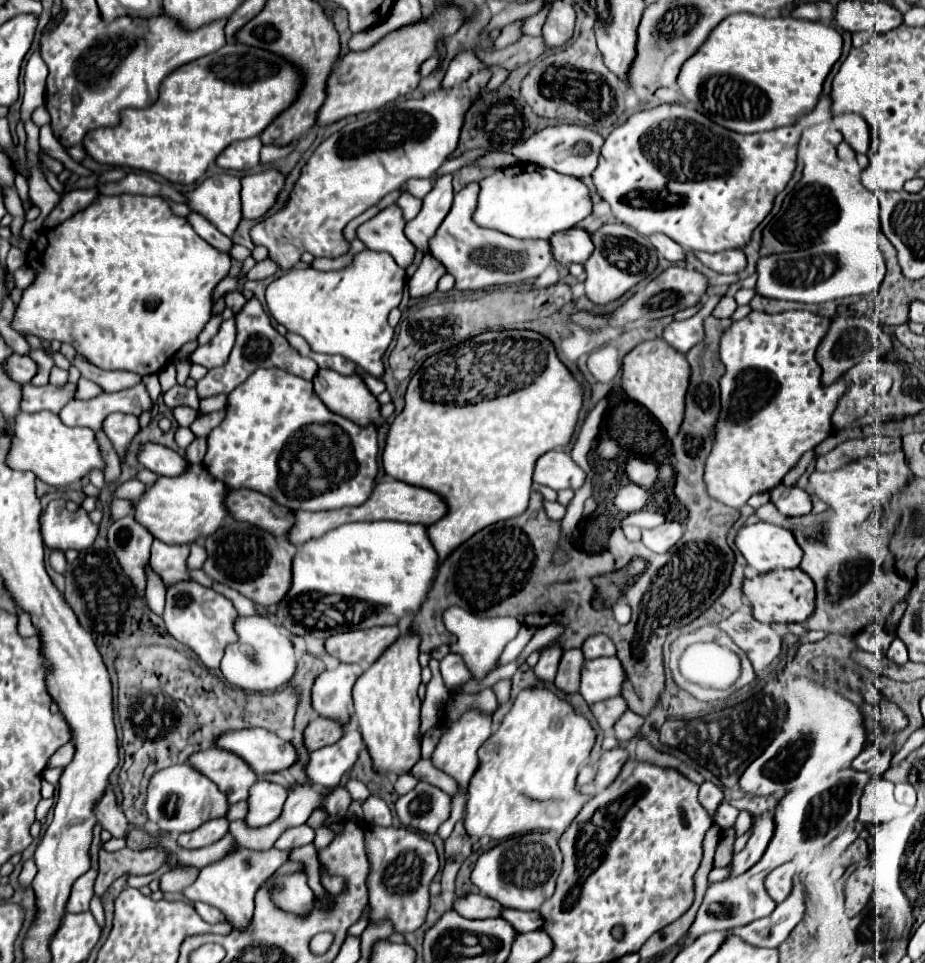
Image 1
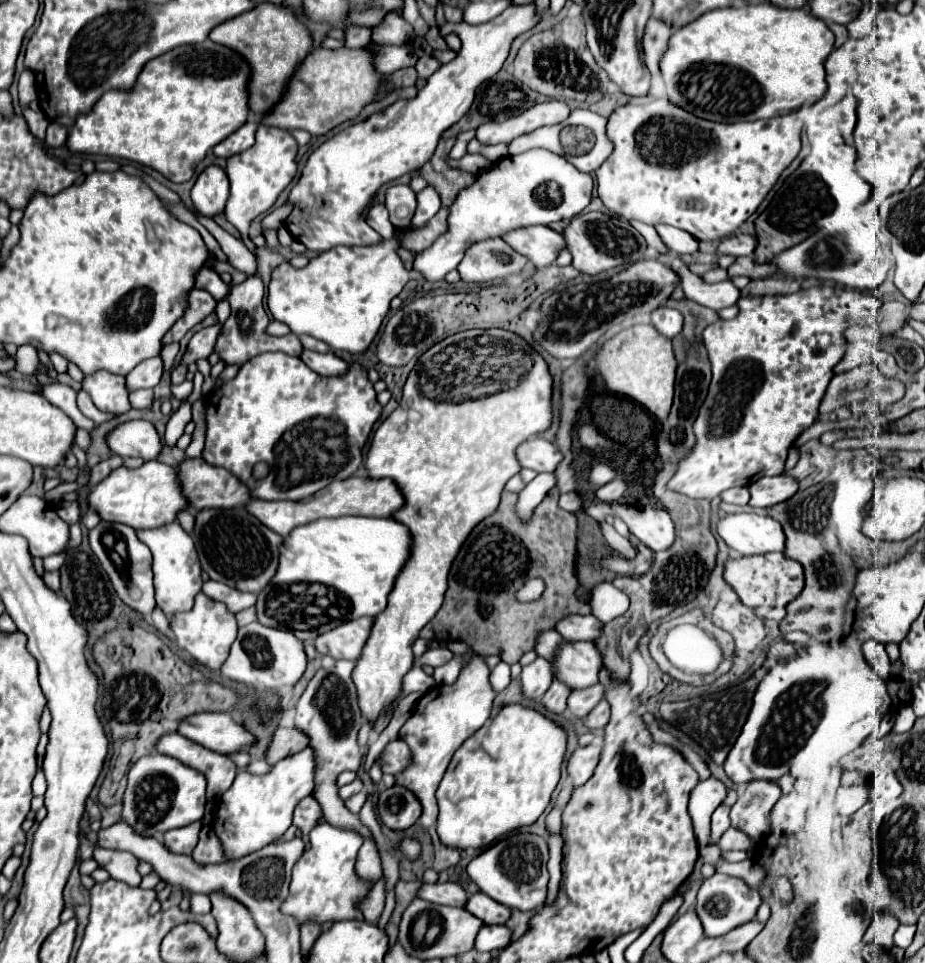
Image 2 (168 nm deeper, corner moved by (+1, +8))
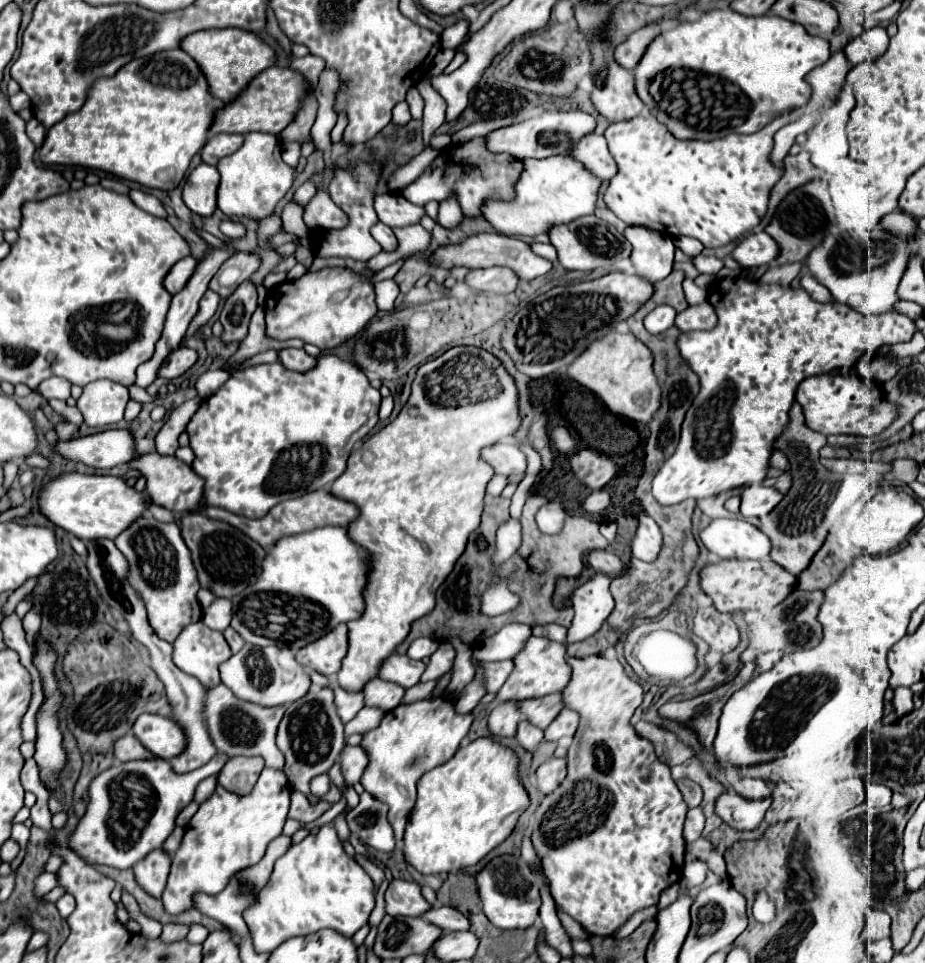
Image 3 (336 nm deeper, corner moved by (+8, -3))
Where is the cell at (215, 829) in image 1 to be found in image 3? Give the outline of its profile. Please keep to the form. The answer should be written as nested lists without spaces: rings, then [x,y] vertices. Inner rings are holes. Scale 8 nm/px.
[[[154,849],[142,861],[134,865],[134,873],[138,883],[154,897],[160,897],[172,867],[172,855],[164,849]]]

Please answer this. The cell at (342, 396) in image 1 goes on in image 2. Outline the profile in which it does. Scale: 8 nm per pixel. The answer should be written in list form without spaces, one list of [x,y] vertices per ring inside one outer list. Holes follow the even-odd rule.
[[[303,348],[301,356],[299,356],[313,372],[317,372],[319,376],[341,376],[347,372],[347,362],[341,360],[339,356],[335,356],[333,352],[327,354],[319,354],[313,350]]]

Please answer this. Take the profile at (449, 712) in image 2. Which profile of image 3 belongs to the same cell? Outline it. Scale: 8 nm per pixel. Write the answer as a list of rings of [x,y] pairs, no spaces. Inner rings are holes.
[[[432,697],[412,705],[398,705],[384,717],[378,729],[364,733],[362,747],[368,751],[370,765],[362,775],[362,785],[370,795],[390,807],[388,819],[392,821],[398,843],[404,841],[406,825],[416,805],[418,779],[458,751],[462,739],[470,733],[472,721],[474,715],[458,713],[452,699]]]

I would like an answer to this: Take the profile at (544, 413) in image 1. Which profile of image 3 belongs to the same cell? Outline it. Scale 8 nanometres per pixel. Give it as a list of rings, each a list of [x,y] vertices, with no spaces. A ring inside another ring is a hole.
[[[500,369],[500,397],[492,397],[492,401],[476,401],[476,405],[468,401],[468,405],[444,409],[444,405],[424,401],[420,385],[412,385],[412,393],[398,417],[368,437],[352,453],[344,475],[340,475],[332,485],[332,495],[358,505],[360,517],[348,527],[348,533],[358,545],[372,553],[374,569],[366,593],[368,609],[360,621],[348,623],[348,655],[344,657],[338,673],[338,685],[342,689],[362,693],[368,681],[378,679],[382,663],[408,637],[412,623],[434,609],[438,587],[464,553],[468,535],[480,525],[486,485],[494,477],[494,469],[482,459],[480,453],[484,447],[496,445],[506,437],[514,437],[520,423],[522,417],[516,381],[506,369]]]

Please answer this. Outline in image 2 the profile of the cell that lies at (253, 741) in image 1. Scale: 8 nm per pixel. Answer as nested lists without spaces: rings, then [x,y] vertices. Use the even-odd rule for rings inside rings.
[[[199,712],[179,720],[181,736],[219,754],[245,750],[255,738],[227,712]]]

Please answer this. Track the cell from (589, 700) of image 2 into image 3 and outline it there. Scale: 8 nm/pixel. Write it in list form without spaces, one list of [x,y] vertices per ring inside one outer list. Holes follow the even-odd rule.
[[[552,693],[548,697],[540,697],[540,699],[526,699],[520,703],[524,719],[534,721],[534,725],[538,725],[542,729],[548,727],[560,715],[560,711],[564,707],[566,707],[566,703],[560,697],[560,693]]]

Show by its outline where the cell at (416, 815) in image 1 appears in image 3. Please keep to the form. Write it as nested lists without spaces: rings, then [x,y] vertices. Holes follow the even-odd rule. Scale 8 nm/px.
[[[370,793],[360,795],[358,807],[346,817],[346,821],[350,831],[368,847],[376,851],[394,851],[396,839],[388,821],[388,805]]]

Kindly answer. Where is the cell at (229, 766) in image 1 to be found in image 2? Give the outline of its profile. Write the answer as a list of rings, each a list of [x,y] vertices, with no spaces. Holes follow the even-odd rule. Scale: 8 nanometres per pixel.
[[[177,732],[159,738],[155,750],[203,772],[207,778],[207,800],[219,798],[237,776],[237,766],[227,756],[215,754],[213,750],[205,750],[203,746],[179,736]]]

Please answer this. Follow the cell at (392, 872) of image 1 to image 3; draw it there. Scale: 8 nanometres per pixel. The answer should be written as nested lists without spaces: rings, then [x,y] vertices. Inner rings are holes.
[[[322,687],[308,691],[302,699],[294,701],[280,721],[276,745],[286,757],[284,771],[288,773],[292,789],[312,795],[310,781],[322,773],[328,773],[344,749],[344,723],[334,705],[334,691],[330,687]]]

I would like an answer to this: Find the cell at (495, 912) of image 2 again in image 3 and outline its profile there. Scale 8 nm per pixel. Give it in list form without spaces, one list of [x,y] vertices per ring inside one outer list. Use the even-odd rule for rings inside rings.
[[[432,907],[432,911],[424,913],[424,919],[428,919],[430,923],[442,927],[444,931],[468,931],[472,921],[468,915],[460,913],[454,907]]]

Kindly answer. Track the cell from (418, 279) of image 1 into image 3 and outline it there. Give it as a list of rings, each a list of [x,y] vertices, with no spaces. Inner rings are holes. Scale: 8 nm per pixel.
[[[566,155],[546,157],[546,159],[524,159],[522,173],[514,183],[514,197],[510,201],[488,199],[482,205],[482,217],[500,235],[526,235],[536,237],[548,233],[556,225],[568,225],[570,221],[592,215],[598,199],[600,179],[592,177],[584,165],[572,161]]]

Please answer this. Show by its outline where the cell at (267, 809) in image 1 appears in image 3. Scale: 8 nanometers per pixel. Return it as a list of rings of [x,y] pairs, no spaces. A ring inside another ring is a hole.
[[[264,769],[258,783],[248,795],[236,795],[224,787],[218,787],[216,793],[204,801],[198,813],[192,817],[180,849],[172,857],[172,869],[168,877],[168,885],[164,889],[162,901],[170,915],[178,915],[184,909],[192,907],[192,895],[196,891],[204,891],[208,895],[220,893],[228,879],[246,869],[248,865],[258,863],[266,847],[272,839],[282,833],[282,827],[288,819],[288,811],[292,819],[308,821],[312,813],[312,805],[300,793],[292,797],[290,807],[290,781],[282,769]]]

